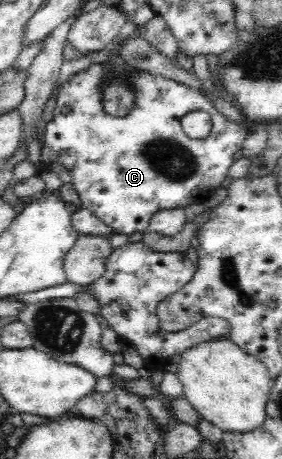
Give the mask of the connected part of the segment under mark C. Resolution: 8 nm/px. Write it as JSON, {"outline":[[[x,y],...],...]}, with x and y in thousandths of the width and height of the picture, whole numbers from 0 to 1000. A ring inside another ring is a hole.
{"outline":[[[323,139],[309,153],[266,161],[230,179],[195,207],[202,227],[184,244],[188,261],[167,266],[152,292],[145,349],[174,375],[209,381],[227,401],[252,401],[287,434],[287,453],[323,460],[372,490],[401,497],[415,510],[511,508],[539,471],[599,455],[649,455],[670,444],[720,442],[809,386],[812,364],[833,346],[833,331],[858,320],[876,283],[780,248],[720,205],[699,196],[582,170],[564,159],[450,157],[450,166],[415,166],[415,179],[394,161],[387,139]],[[401,181],[443,181],[475,200],[475,231],[443,255],[390,253],[369,240],[369,198]],[[720,240],[745,251],[752,279],[734,301],[684,305],[645,281],[642,257],[670,244]],[[245,327],[266,338],[266,366],[227,375],[206,351],[209,333]]]}

